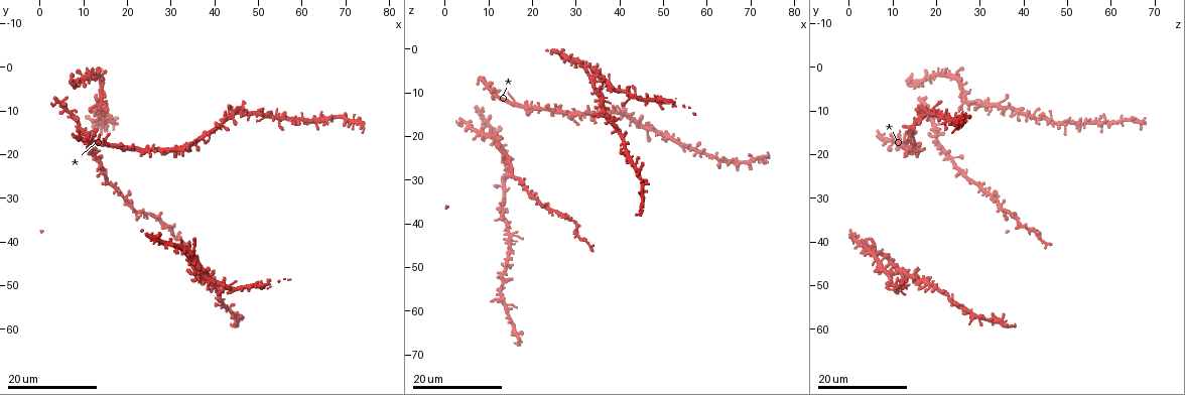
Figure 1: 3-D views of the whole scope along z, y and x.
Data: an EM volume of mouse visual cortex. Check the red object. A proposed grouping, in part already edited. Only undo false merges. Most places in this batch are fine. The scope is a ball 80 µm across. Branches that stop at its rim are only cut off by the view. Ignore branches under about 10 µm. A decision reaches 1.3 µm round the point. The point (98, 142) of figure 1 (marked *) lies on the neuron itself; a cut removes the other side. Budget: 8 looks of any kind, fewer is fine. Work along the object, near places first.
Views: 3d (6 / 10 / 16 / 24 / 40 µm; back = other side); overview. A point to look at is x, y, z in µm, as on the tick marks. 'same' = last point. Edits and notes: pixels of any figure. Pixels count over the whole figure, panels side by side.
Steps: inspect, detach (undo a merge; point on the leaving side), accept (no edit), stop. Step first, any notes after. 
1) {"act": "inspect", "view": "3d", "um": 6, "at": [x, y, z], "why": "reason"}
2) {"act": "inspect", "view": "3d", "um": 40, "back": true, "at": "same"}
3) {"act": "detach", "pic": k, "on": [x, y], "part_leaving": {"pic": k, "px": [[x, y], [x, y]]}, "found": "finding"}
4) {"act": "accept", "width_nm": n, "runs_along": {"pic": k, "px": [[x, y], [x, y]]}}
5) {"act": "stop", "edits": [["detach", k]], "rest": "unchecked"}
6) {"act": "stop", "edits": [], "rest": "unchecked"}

{"act": "inspect", "view": "3d", "um": 24, "at": [10.5, 15.5, 20.0], "why": "calibre changes"}

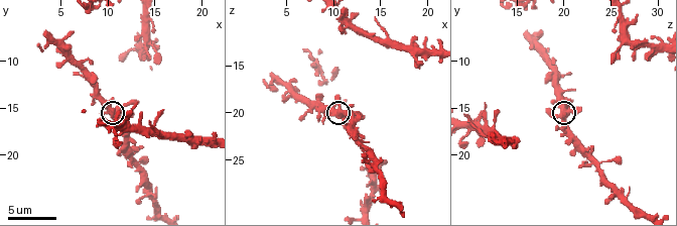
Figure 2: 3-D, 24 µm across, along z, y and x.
{"act": "inspect", "view": "3d", "um": 6, "at": [10.2, 15.4, 19.8]}

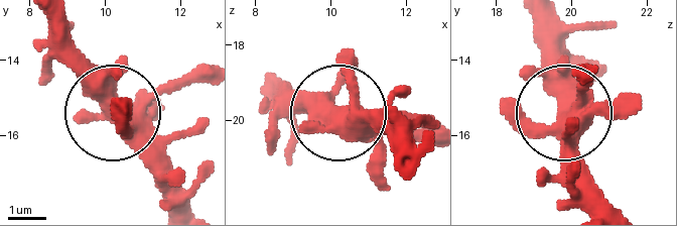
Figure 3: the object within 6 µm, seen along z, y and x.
{"act": "inspect", "view": "3d", "um": 6, "back": true, "at": [10.20, 15.15, 19.85], "why": "other side"}

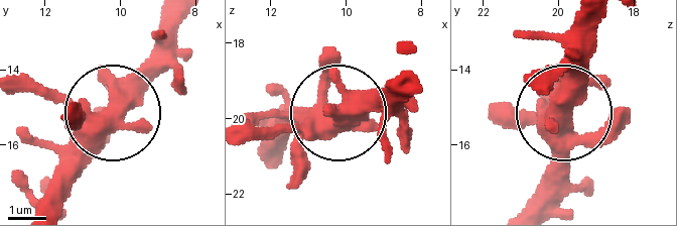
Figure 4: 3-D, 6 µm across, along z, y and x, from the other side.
{"act": "accept", "found": "one neuron here"}

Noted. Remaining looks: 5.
{"act": "inspect", "view": "3d", "um": 24, "at": [30.0, 37.0, 41.0], "why": "sudden change in width"}

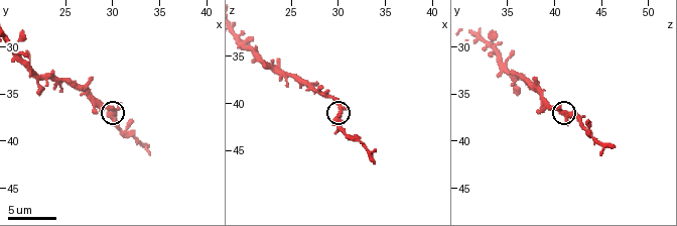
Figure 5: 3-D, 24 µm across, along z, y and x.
{"act": "inspect", "view": "3d", "um": 6, "at": [30.2, 37.0, 40.8]}

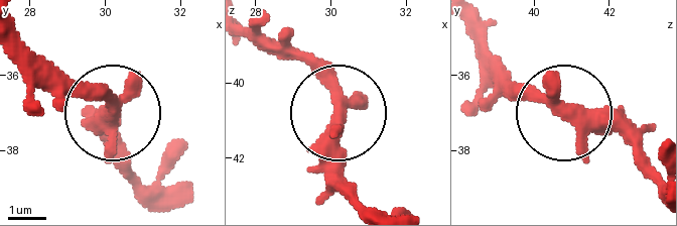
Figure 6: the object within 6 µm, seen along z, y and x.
{"act": "accept", "width_nm": 340, "found": "one neuron here"}

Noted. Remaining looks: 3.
{"act": "inspect", "view": "3d", "um": 10, "at": [15.2, 25.8, 27.8], "why": "two arms in line, one across"}

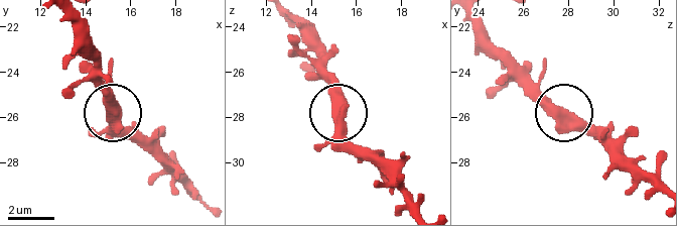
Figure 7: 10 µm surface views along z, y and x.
{"act": "inspect", "view": "3d", "um": 10, "back": true, "at": [15.2, 25.8, 28.0]}

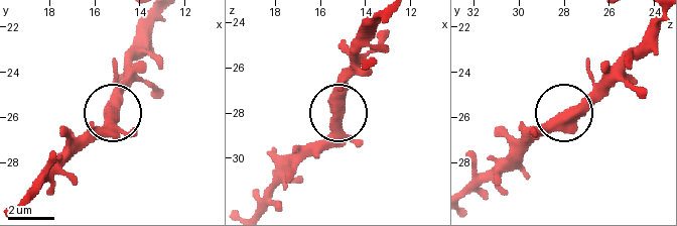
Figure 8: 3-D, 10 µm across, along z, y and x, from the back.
{"act": "accept", "width_nm": 390, "found": "continuous, no second neuron"}

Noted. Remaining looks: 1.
{"act": "stop", "edits": [], "rest": "unchecked"}

